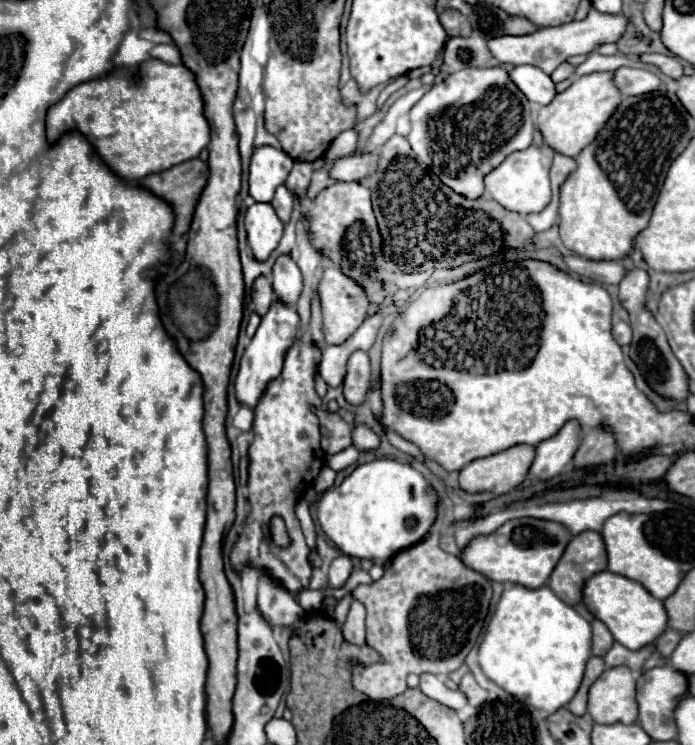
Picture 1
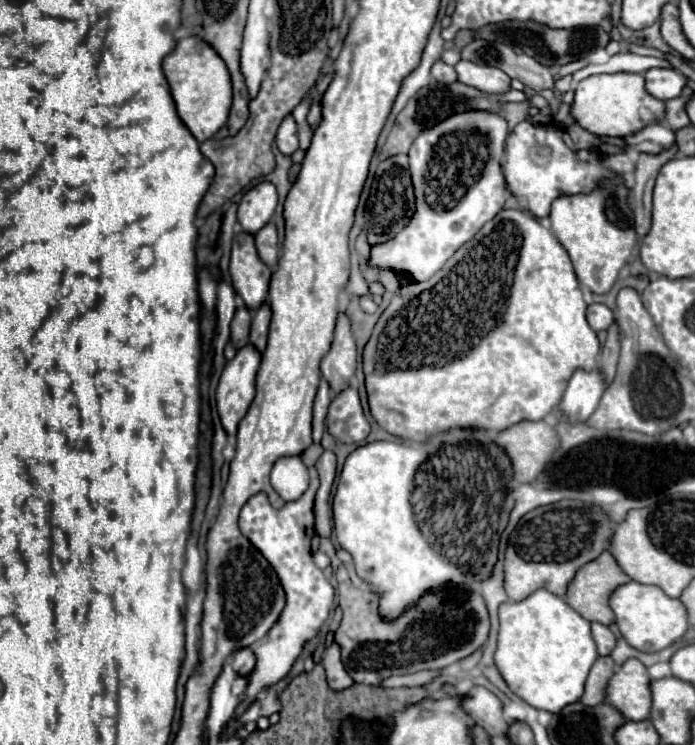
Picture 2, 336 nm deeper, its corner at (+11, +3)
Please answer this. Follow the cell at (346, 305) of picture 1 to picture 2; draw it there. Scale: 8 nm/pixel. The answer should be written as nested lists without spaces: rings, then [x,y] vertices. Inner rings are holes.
[[[341,314],[337,320],[331,350],[321,360],[321,374],[329,382],[333,394],[339,394],[345,388],[349,388],[349,382],[355,376],[355,360],[357,360],[357,352],[351,334],[351,324],[349,318]]]

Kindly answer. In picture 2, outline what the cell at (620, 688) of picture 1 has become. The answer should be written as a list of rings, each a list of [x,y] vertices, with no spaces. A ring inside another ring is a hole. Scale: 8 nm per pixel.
[[[639,660],[617,668],[607,686],[607,702],[621,708],[627,720],[645,720],[651,714],[651,678]]]

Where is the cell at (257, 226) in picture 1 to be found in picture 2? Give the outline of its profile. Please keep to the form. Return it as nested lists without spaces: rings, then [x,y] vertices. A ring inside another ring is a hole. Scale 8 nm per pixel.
[[[241,232],[233,240],[229,274],[233,274],[233,288],[243,298],[249,310],[257,310],[267,300],[271,270],[261,264],[253,236]],[[233,266],[233,268],[231,268]]]

